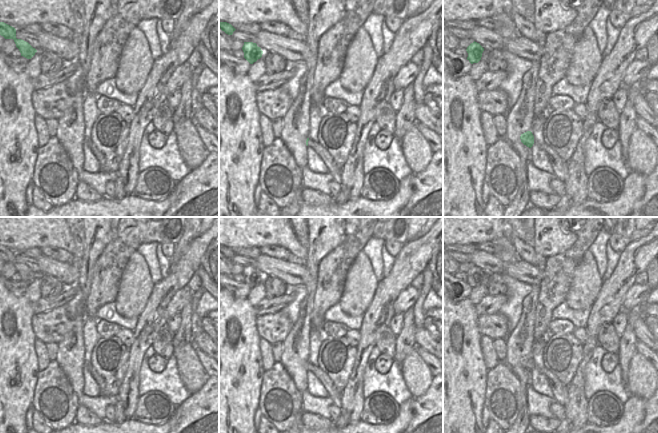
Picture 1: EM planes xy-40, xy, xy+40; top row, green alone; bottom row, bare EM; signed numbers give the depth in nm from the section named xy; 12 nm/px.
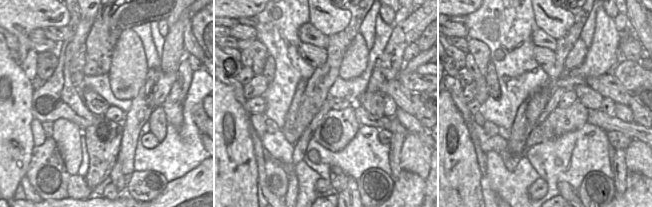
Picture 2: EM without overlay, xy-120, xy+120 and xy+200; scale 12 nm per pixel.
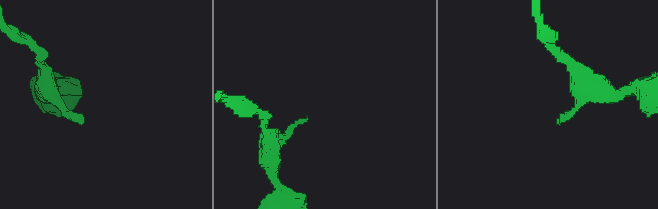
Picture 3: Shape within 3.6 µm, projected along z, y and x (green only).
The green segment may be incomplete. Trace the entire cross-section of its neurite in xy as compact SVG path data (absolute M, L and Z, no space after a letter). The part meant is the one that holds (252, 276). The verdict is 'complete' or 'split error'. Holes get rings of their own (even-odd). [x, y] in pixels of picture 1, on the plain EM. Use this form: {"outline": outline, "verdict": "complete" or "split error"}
{"outline": "M244 266L242 271L244 276L244 282L250 287L253 288L258 283L262 281L263 275L256 267L253 266Z", "verdict": "complete"}

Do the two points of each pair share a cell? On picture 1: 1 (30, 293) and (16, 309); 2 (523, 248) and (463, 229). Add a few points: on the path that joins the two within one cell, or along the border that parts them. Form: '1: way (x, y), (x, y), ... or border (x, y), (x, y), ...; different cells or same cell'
1: border (24, 294), (31, 303); different cells
2: way (508, 234), (499, 227), (478, 227); same cell

